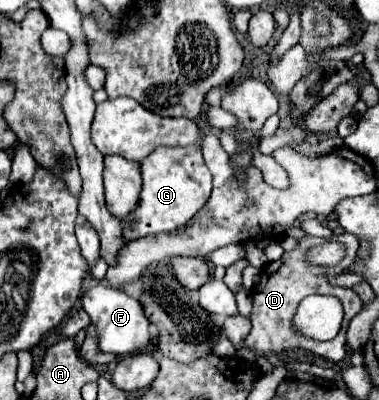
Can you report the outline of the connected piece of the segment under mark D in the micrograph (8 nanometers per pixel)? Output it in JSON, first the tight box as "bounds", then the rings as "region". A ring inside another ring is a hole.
{"bounds":[246,233,362,363],"region":[[[344,233],[340,235],[340,241],[346,245],[346,259],[332,267],[332,269],[320,269],[320,267],[306,267],[304,265],[304,253],[308,247],[312,245],[318,245],[322,243],[322,239],[318,237],[312,237],[312,235],[306,235],[302,239],[298,239],[298,245],[296,249],[292,251],[286,251],[282,255],[282,259],[278,261],[278,269],[266,277],[264,281],[260,281],[254,289],[254,305],[252,305],[252,315],[250,315],[250,321],[252,321],[252,331],[250,335],[246,337],[246,349],[254,349],[254,357],[256,359],[266,359],[270,353],[274,355],[282,355],[282,351],[288,351],[288,349],[296,349],[296,347],[304,347],[306,351],[312,351],[324,359],[330,359],[334,363],[342,361],[344,355],[346,355],[346,331],[348,331],[348,325],[352,321],[352,317],[356,313],[360,313],[362,309],[362,299],[348,287],[330,287],[328,279],[334,277],[334,275],[340,275],[344,273],[346,269],[350,269],[350,265],[354,263],[356,259],[356,249],[358,249],[358,237],[354,237],[352,233]],[[306,295],[332,295],[336,299],[340,299],[342,307],[344,307],[344,321],[342,321],[342,329],[340,333],[336,335],[336,339],[332,341],[308,341],[308,339],[302,339],[294,333],[290,321],[298,309],[298,303],[306,297]]]}

